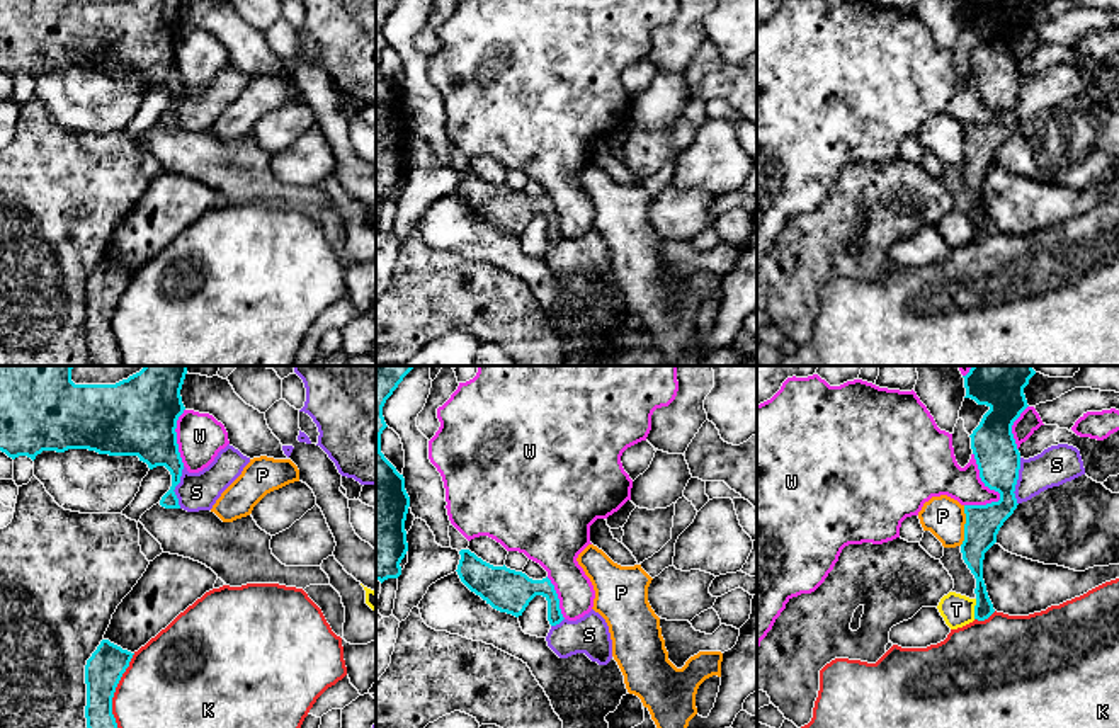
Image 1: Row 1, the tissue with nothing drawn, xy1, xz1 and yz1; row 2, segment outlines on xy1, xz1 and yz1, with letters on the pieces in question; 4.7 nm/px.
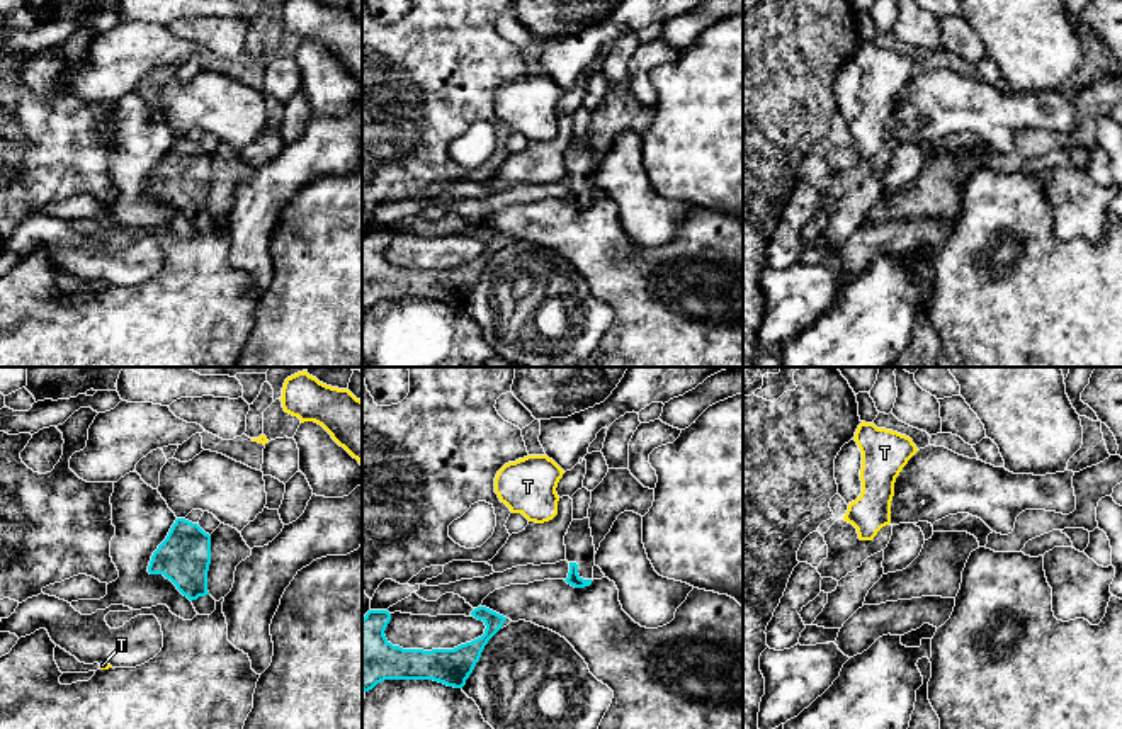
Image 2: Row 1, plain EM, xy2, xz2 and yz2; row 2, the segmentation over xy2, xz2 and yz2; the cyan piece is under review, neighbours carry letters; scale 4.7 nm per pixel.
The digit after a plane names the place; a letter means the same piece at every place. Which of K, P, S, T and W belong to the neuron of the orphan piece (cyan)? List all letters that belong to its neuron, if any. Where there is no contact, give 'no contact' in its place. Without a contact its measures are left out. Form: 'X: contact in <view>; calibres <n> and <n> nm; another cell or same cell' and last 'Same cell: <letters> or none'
K: contact in xy1; calibres 180 and 400 nm; another cell
P: contact in yz1; calibres 160 and 190 nm; another cell
S: contact in yz1; calibres 200 and 190 nm; another cell
T: contact in yz1; calibres 100 and 150 nm; another cell
W: contact in yz1; calibres 200 and 260 nm; another cell
Same cell: none

